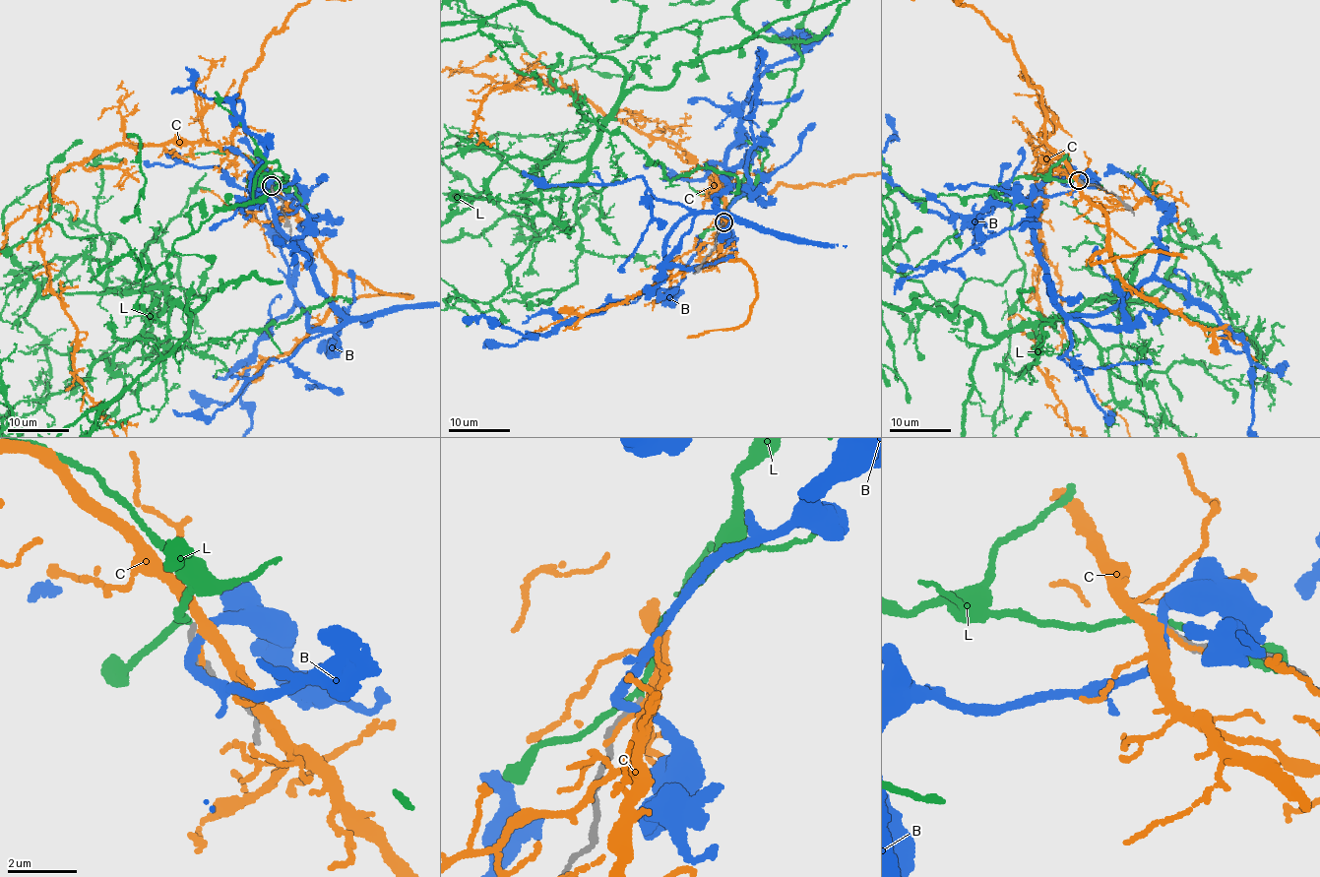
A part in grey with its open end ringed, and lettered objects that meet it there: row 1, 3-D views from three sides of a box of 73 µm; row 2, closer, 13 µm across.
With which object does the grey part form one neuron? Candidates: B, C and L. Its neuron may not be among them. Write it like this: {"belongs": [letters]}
{"belongs": ["L"]}

